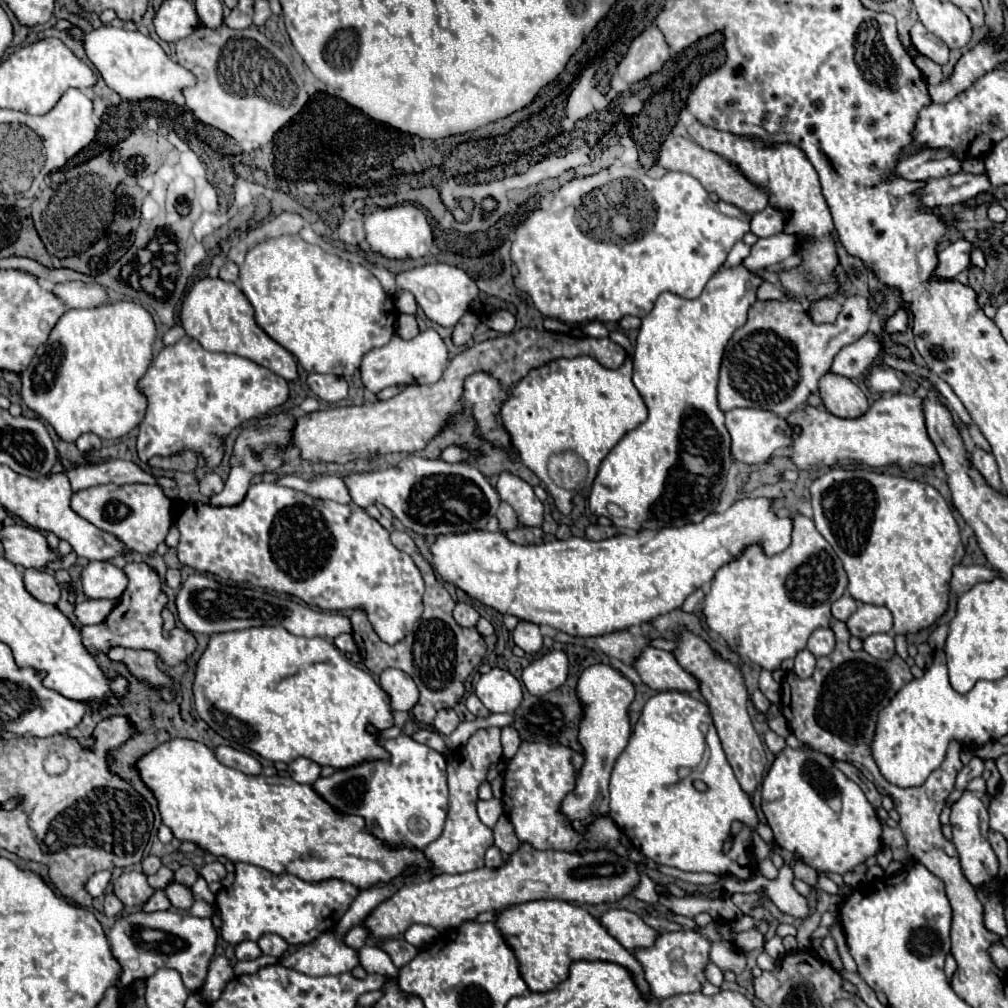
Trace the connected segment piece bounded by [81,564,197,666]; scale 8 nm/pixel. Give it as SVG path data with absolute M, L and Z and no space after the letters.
M127 564L123 568L123 572L129 578L129 586L127 586L125 594L121 596L115 610L107 616L107 620L103 620L101 624L81 628L83 644L93 654L109 652L111 646L125 646L125 648L135 648L135 650L147 648L147 650L153 650L159 658L163 658L163 662L169 666L181 664L195 650L197 644L195 644L193 634L187 630L173 630L169 638L165 638L161 634L161 628L163 628L161 612L165 608L167 596L161 590L157 572L153 568L149 568L147 564Z

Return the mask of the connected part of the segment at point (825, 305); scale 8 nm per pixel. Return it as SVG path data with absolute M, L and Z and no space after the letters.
M823 298L819 302L815 302L811 308L809 308L809 316L815 324L829 324L829 322L835 322L835 318L839 316L841 312L841 304L839 300L829 300L829 298Z

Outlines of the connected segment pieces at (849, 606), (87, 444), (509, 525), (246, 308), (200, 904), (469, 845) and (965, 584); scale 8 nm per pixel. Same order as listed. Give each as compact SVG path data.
M845 592L839 600L835 600L831 604L831 612L837 620L847 620L857 610L857 606L859 606L859 602L855 598L851 598L849 592Z
M81 434L81 436L75 440L75 446L77 446L81 452L99 450L99 448L101 448L101 440L99 440L99 436L95 436L95 434Z
M501 502L501 506L499 506L499 510L497 510L497 520L499 520L499 526L501 526L501 530L513 530L513 528L517 528L519 526L519 522L517 522L517 514L515 514L515 510L507 504L507 502Z
M209 276L197 280L181 306L179 318L185 332L191 338L195 338L205 350L249 358L269 368L271 372L283 376L289 382L297 378L297 364L293 356L257 326L253 318L253 306L235 282L225 282L221 278L209 278Z
M197 900L189 912L191 912L193 916L205 918L205 916L211 916L211 914L213 914L213 906L211 906L211 904L207 904L205 900Z
M481 728L477 730L467 746L459 752L455 760L449 760L447 764L447 784L449 784L449 814L443 828L443 834L431 842L423 854L431 862L431 868L427 868L429 874L463 874L471 872L475 868L483 866L485 850L493 844L493 832L491 828L483 826L479 822L475 804L477 804L477 788L487 780L487 770L491 764L501 760L501 730L499 728Z
M957 564L953 568L953 576L951 576L949 588L951 588L951 594L959 596L959 594L967 592L971 586L975 586L977 582L993 580L995 576L999 576L999 572L991 570L991 568L985 568L985 566L963 566L963 564Z

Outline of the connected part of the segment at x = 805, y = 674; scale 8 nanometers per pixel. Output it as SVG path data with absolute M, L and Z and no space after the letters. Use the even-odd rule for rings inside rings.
M801 650L795 656L795 668L793 668L793 672L799 678L809 678L813 674L813 670L815 670L815 662L817 662L817 658L809 650Z

